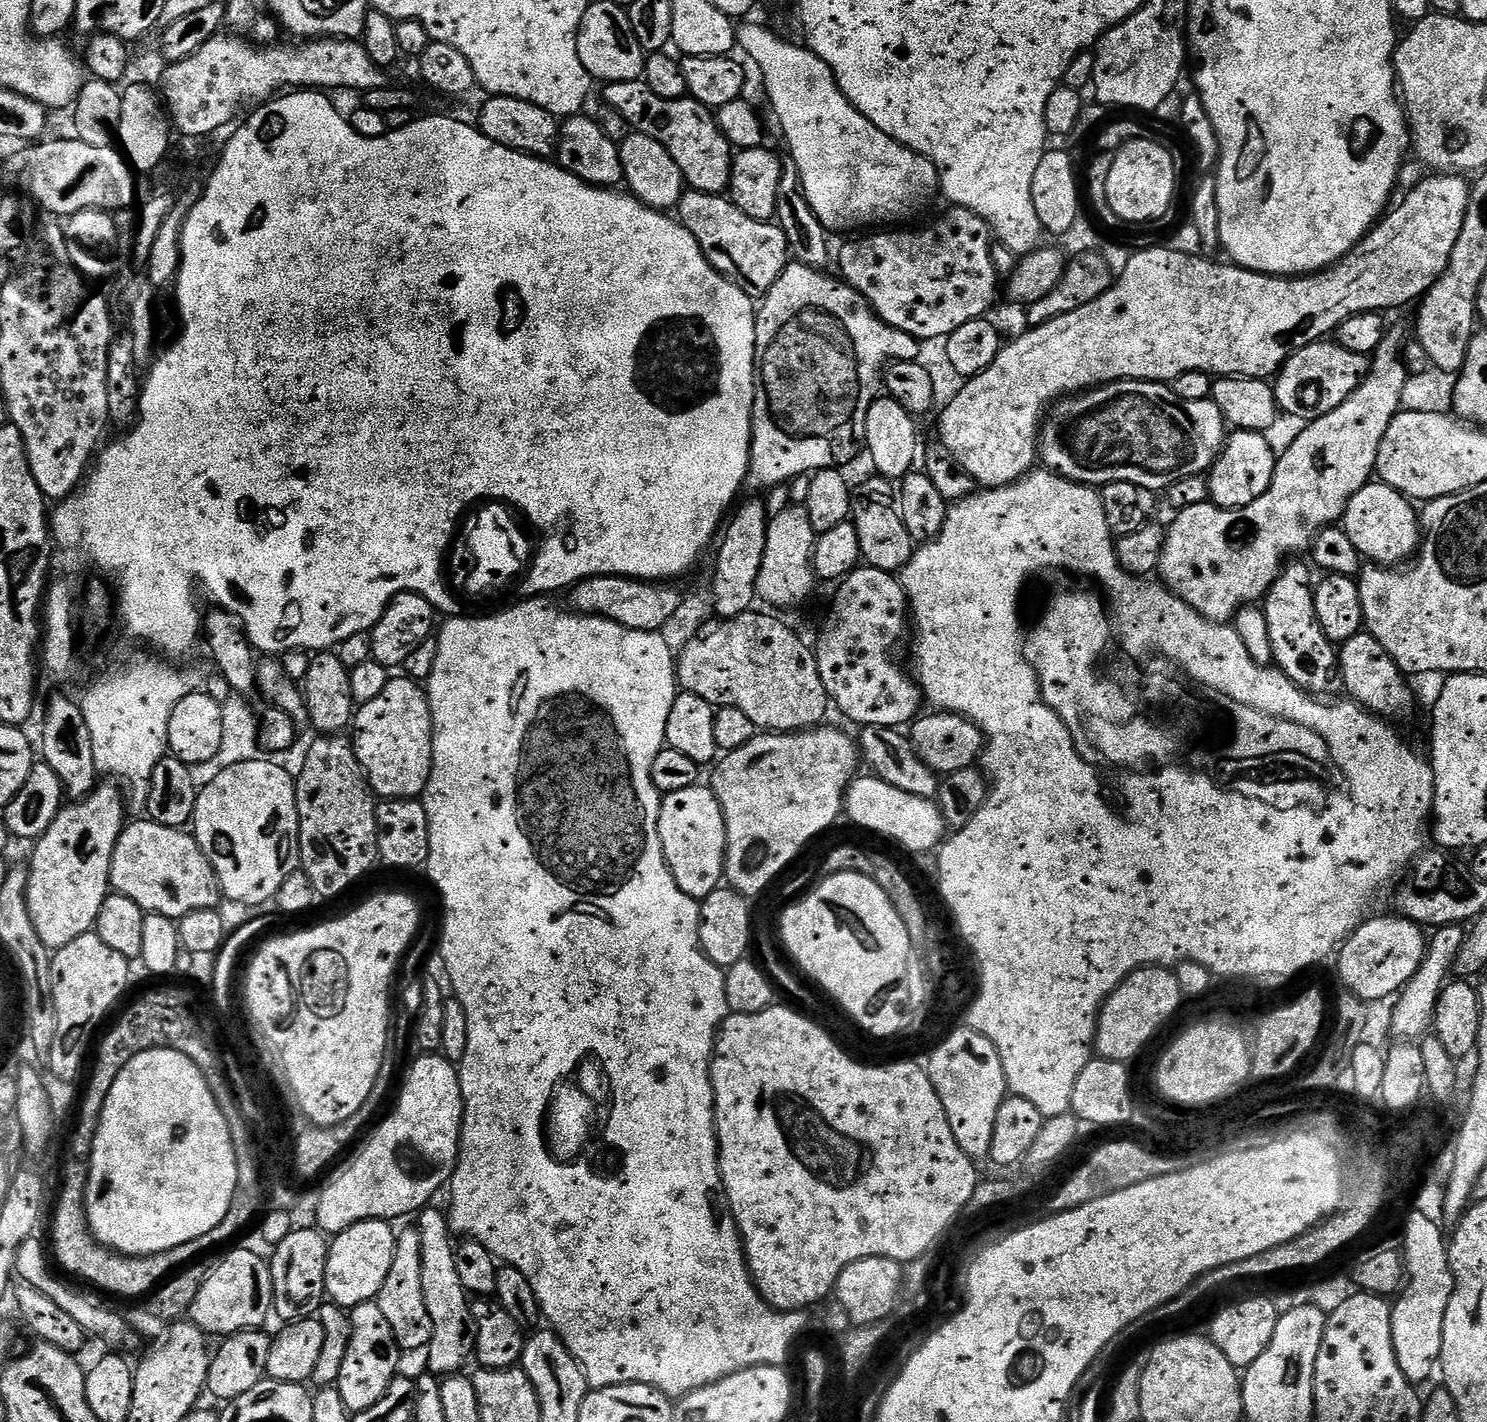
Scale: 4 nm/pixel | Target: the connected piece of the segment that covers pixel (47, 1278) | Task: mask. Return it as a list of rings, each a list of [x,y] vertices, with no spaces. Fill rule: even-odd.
[[[29,1239],[21,1244],[21,1248],[17,1252],[15,1275],[21,1276],[23,1283],[32,1287],[36,1291],[40,1291],[46,1298],[54,1302],[59,1309],[64,1310],[66,1314],[74,1318],[78,1322],[82,1331],[89,1337],[102,1339],[109,1346],[115,1344],[124,1344],[130,1335],[130,1324],[124,1316],[120,1317],[112,1308],[107,1308],[104,1304],[99,1304],[96,1300],[91,1300],[84,1292],[75,1292],[68,1284],[63,1284],[60,1280],[52,1277],[52,1272],[48,1269],[48,1260],[44,1257],[44,1248],[46,1252],[46,1244],[36,1239]]]

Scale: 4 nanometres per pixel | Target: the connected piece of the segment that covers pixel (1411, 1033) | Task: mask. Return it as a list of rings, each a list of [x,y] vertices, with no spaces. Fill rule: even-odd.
[[[1448,924],[1431,933],[1426,944],[1422,966],[1414,974],[1414,978],[1410,978],[1408,985],[1400,989],[1395,997],[1394,1003],[1396,1005],[1392,1008],[1392,1032],[1396,1038],[1412,1042],[1423,1037],[1433,1027],[1436,1018],[1436,1003],[1445,985],[1445,981],[1443,979],[1436,980],[1436,976],[1449,975],[1453,969],[1456,954],[1465,941],[1465,935],[1465,929],[1459,924]]]

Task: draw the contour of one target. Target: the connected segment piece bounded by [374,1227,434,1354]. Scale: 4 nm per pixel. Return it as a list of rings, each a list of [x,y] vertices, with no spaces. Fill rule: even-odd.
[[[415,1227],[397,1235],[394,1263],[390,1265],[390,1274],[386,1274],[386,1282],[382,1282],[382,1290],[376,1295],[374,1302],[382,1310],[386,1322],[390,1322],[390,1330],[394,1330],[394,1338],[401,1353],[427,1349],[434,1322],[430,1322],[426,1298],[422,1298],[422,1242]]]

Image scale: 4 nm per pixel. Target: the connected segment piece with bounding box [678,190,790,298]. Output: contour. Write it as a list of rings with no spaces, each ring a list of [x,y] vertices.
[[[685,191],[678,205],[678,219],[694,234],[710,266],[753,298],[763,298],[790,263],[788,239],[779,223],[755,220],[742,214],[727,195]]]

